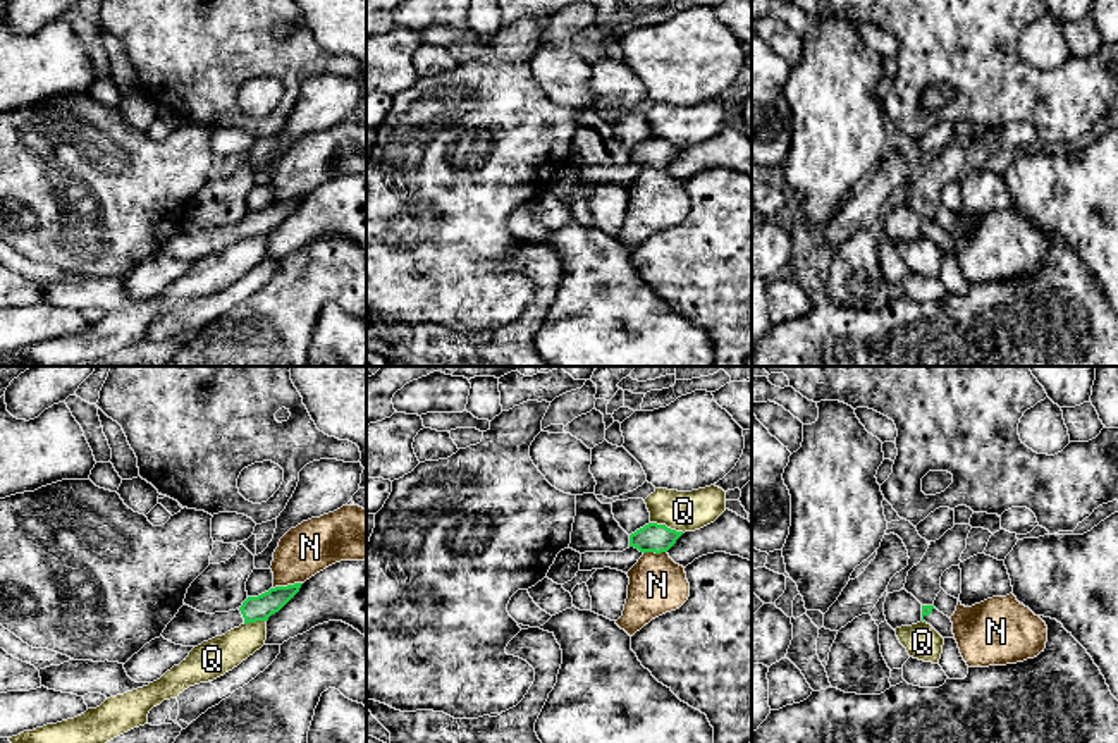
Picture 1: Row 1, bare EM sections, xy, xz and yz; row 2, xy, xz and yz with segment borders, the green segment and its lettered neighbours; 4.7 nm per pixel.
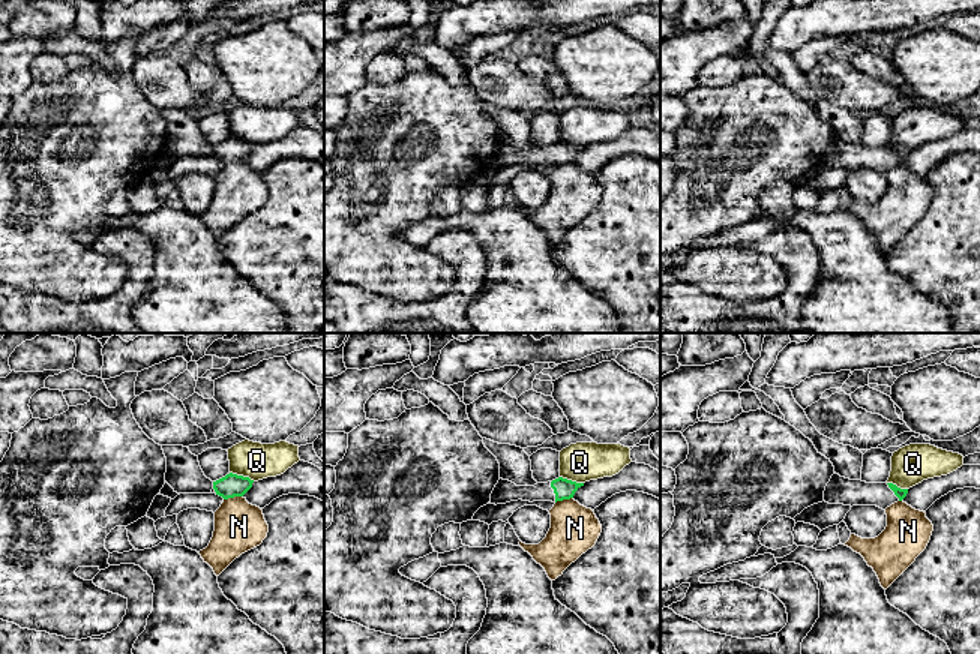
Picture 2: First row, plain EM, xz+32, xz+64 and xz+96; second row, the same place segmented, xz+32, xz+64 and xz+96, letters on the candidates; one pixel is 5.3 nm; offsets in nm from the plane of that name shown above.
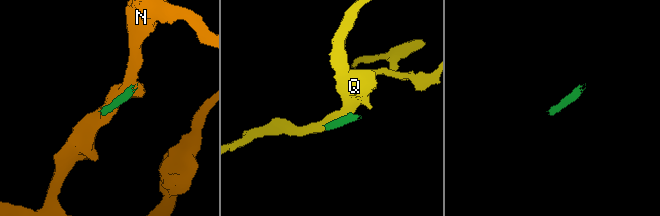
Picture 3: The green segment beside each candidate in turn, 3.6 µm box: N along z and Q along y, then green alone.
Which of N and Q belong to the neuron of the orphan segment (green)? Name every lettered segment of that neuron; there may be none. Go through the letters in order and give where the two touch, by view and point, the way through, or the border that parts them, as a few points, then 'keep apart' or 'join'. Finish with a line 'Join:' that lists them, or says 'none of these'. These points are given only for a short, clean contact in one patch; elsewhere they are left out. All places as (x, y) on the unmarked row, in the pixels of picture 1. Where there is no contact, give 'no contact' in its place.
N: contact xy (288, 200); keep apart
Q: contact xz (666, 141); keep apart
Join: none of these

